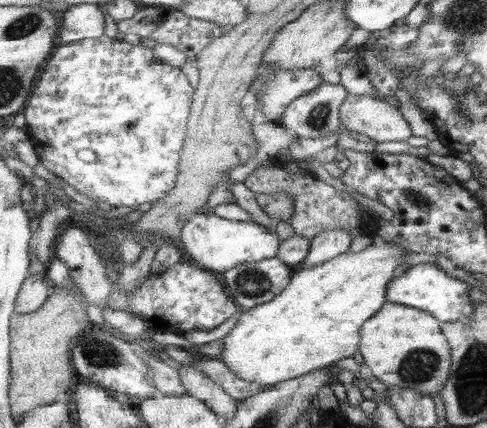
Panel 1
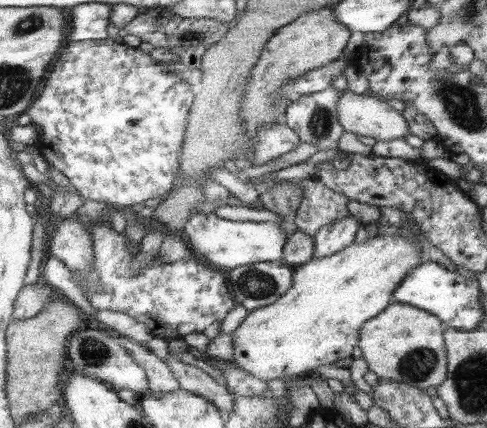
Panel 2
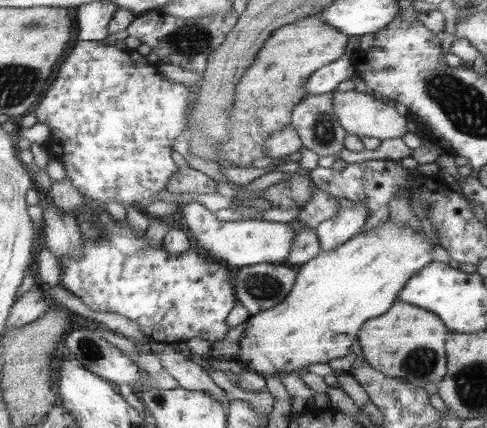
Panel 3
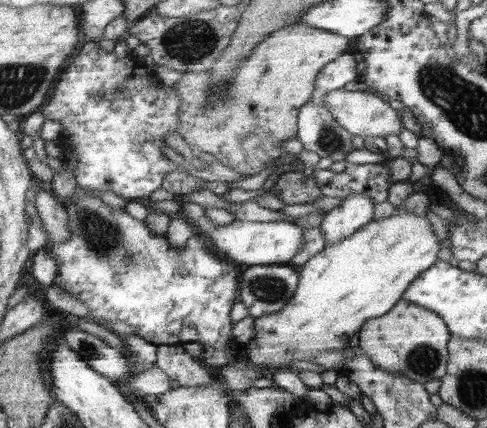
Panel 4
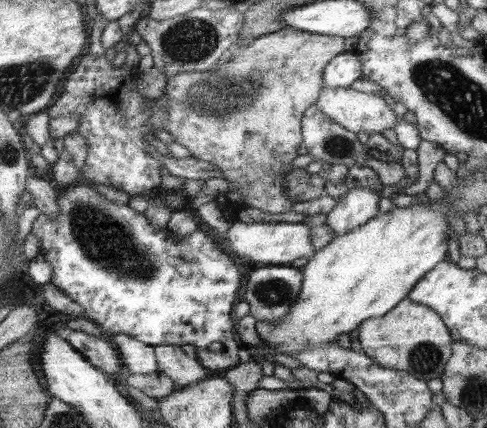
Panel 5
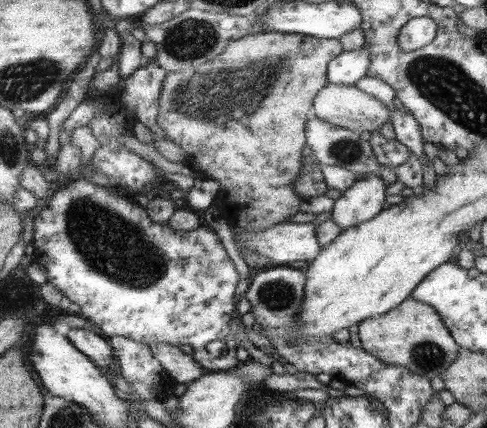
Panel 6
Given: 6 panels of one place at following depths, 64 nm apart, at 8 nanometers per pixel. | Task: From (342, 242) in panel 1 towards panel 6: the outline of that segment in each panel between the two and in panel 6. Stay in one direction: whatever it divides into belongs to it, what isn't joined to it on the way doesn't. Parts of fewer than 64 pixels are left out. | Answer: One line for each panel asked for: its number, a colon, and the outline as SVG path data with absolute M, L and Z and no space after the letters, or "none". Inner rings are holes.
2: M347 216L335 224L325 226L317 236L315 236L315 260L331 258L347 248L353 246L357 238L357 230L363 228L363 224L355 216Z
3: M363 200L353 202L355 208L343 208L343 212L327 222L323 222L317 228L319 240L321 240L321 248L323 252L331 252L341 248L343 244L351 242L353 238L357 238L367 222L367 208L369 204Z
4: M355 194L345 198L343 204L323 216L321 230L327 238L327 244L339 244L343 238L351 238L371 224L375 216L375 200L367 194Z
5: M357 188L357 190L351 190L349 194L341 196L337 200L337 206L327 214L327 226L335 232L335 238L339 236L345 236L361 226L365 226L367 222L373 222L377 216L379 216L379 202L381 202L381 194L373 188Z
6: M369 174L369 178L355 182L355 186L351 186L349 190L343 192L343 198L339 198L333 206L333 220L343 228L343 232L347 228L359 226L363 222L369 222L373 218L377 218L383 210L385 210L385 202L391 202L391 198L387 196L387 182L379 176L379 174Z

